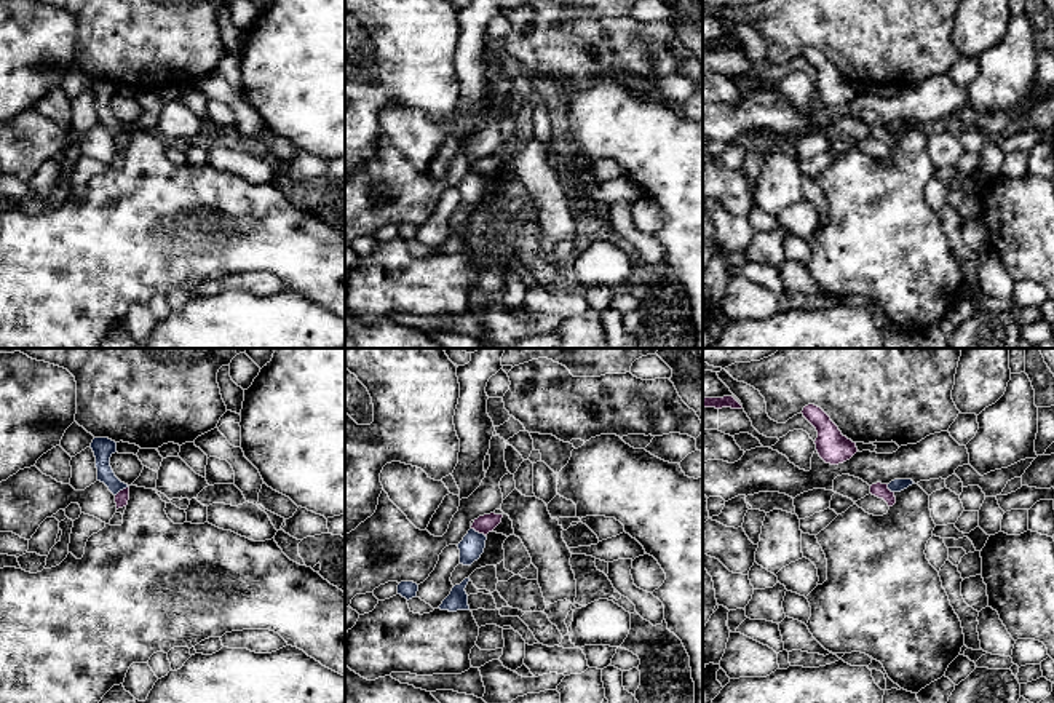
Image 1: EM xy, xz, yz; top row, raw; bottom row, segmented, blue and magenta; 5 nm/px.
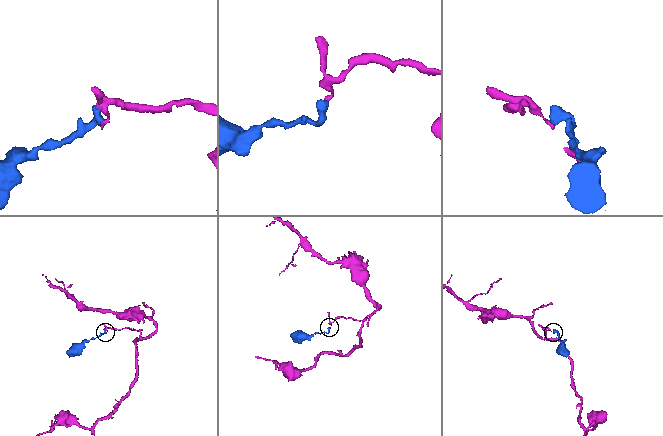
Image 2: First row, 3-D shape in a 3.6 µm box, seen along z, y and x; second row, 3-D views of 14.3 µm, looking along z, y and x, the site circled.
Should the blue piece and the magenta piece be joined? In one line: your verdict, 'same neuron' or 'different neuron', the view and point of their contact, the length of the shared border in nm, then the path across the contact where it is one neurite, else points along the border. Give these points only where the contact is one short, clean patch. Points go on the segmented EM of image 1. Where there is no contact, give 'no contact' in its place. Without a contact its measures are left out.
different neuron; meets blue in xy at (122, 489); contact 90 nm long; border along xy (128, 486), (115, 496)

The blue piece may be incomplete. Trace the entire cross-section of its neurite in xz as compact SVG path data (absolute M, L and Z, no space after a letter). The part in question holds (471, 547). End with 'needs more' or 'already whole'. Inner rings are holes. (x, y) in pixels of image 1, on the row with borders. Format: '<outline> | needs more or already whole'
M470 529L463 540L457 545L460 550L460 564L471 566L481 558L485 548L487 537Z | already whole

